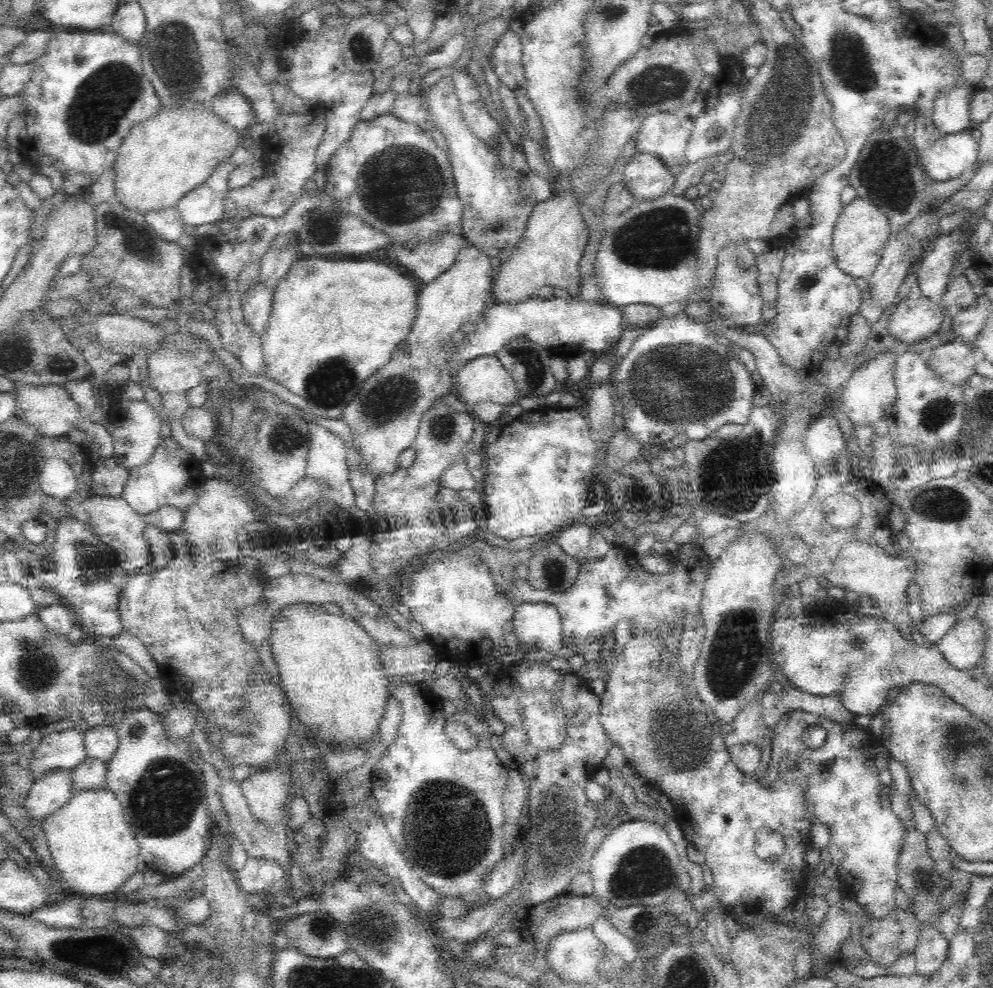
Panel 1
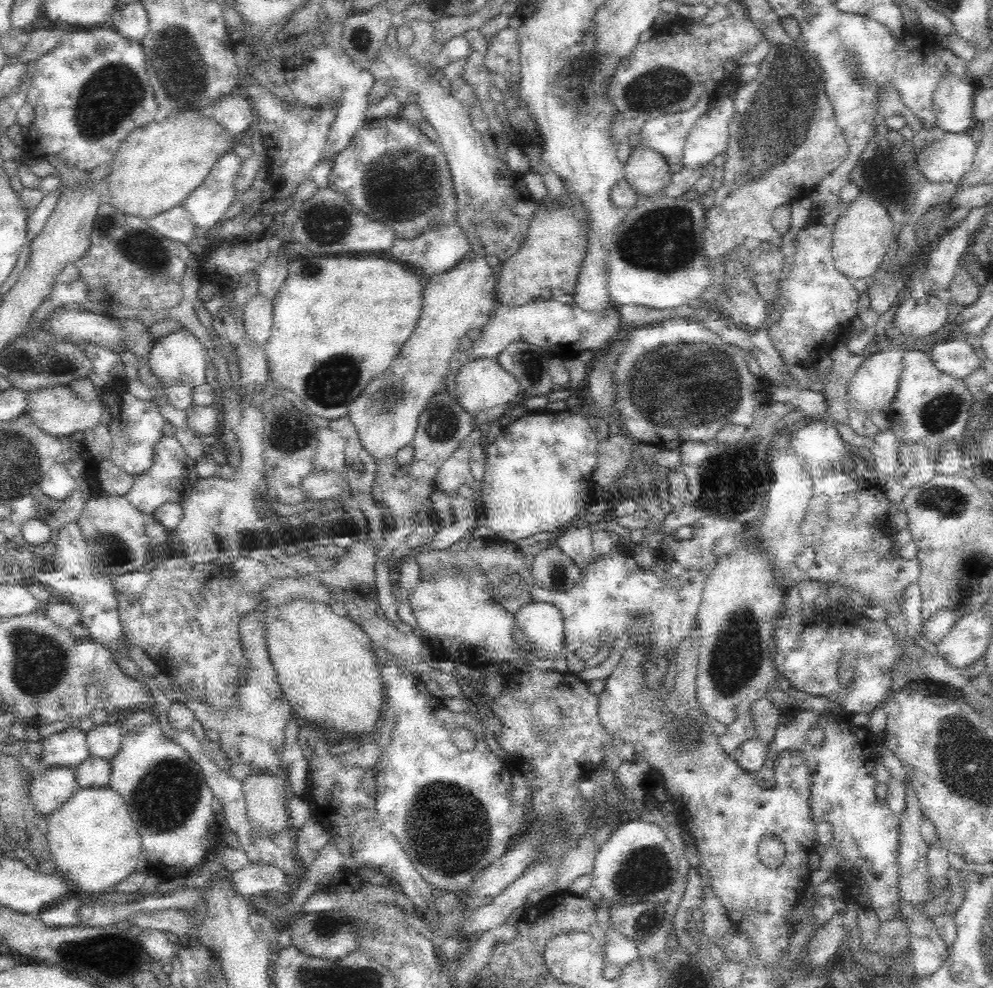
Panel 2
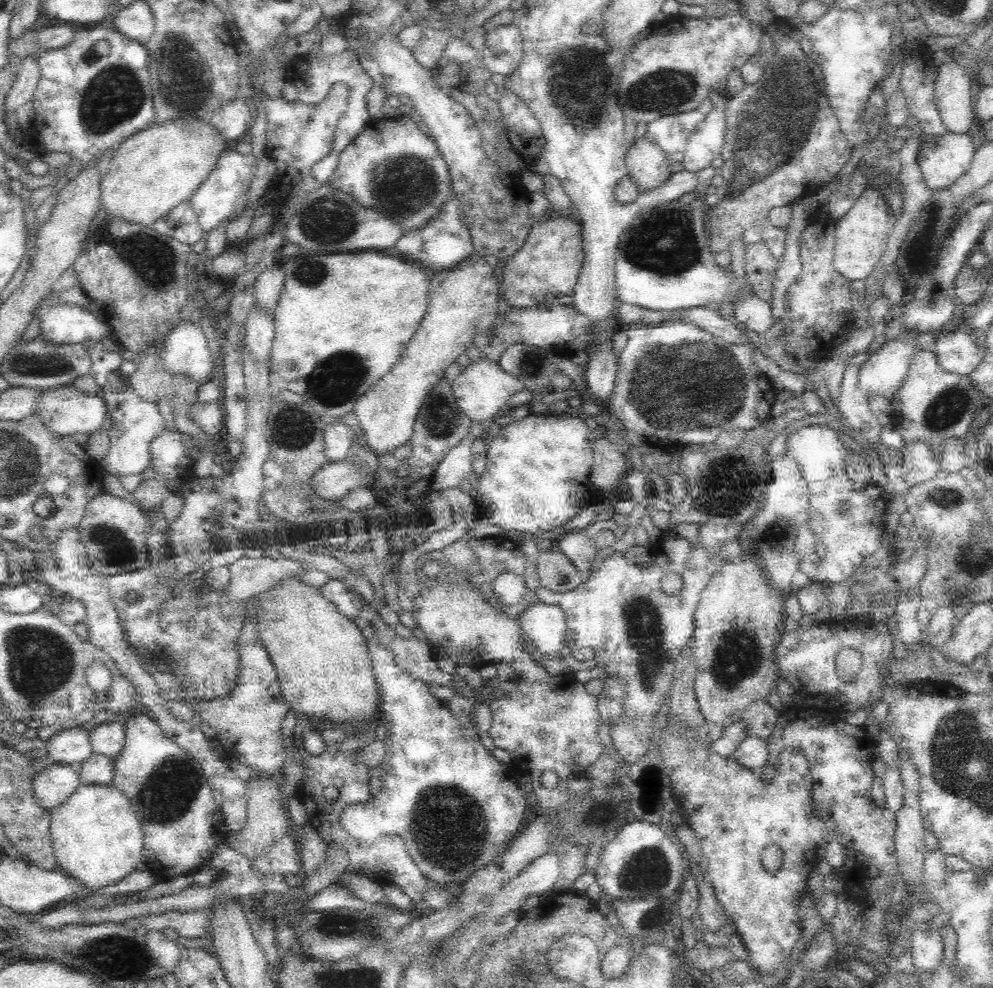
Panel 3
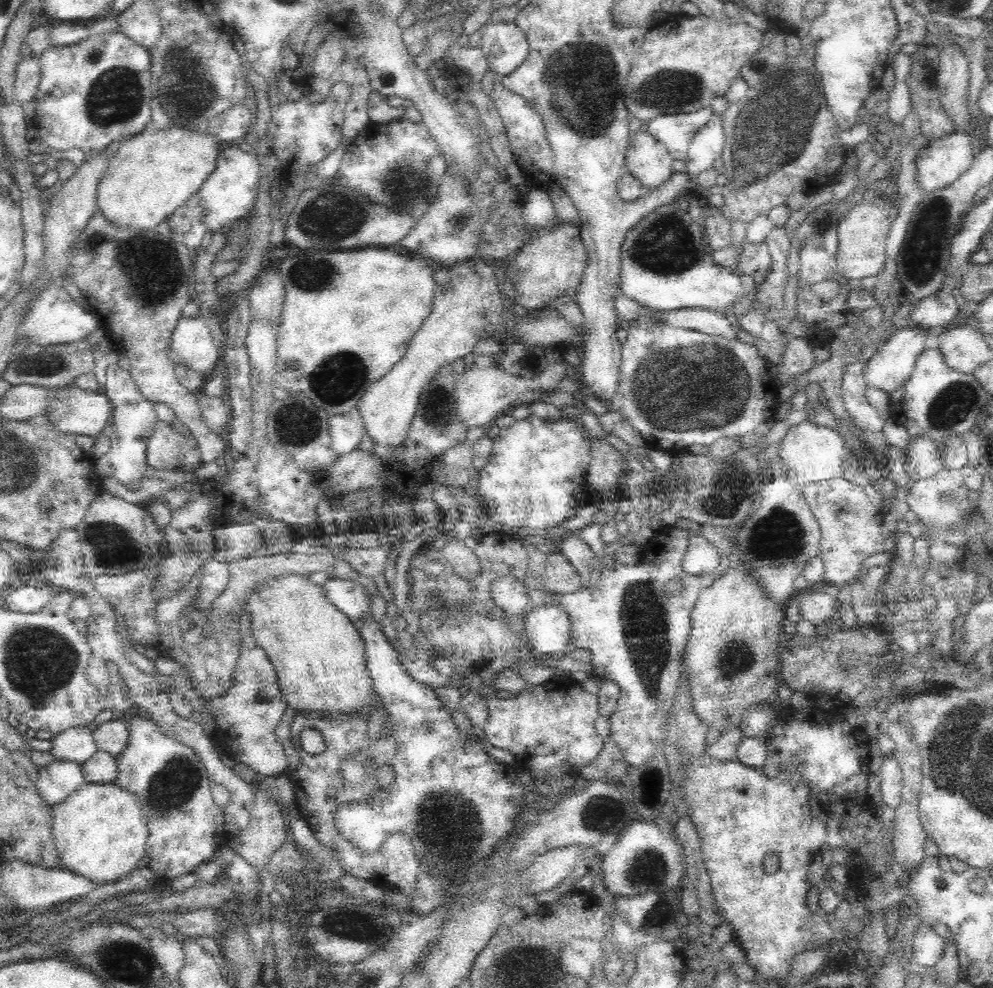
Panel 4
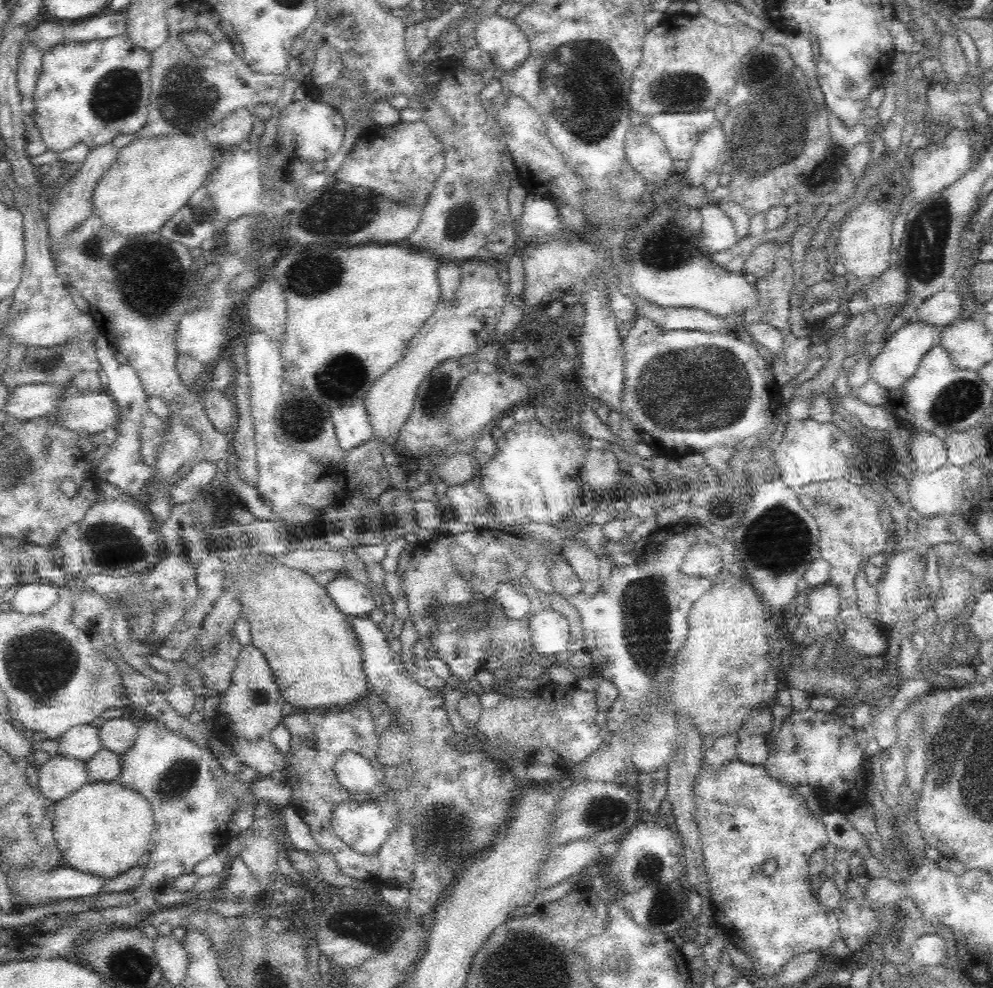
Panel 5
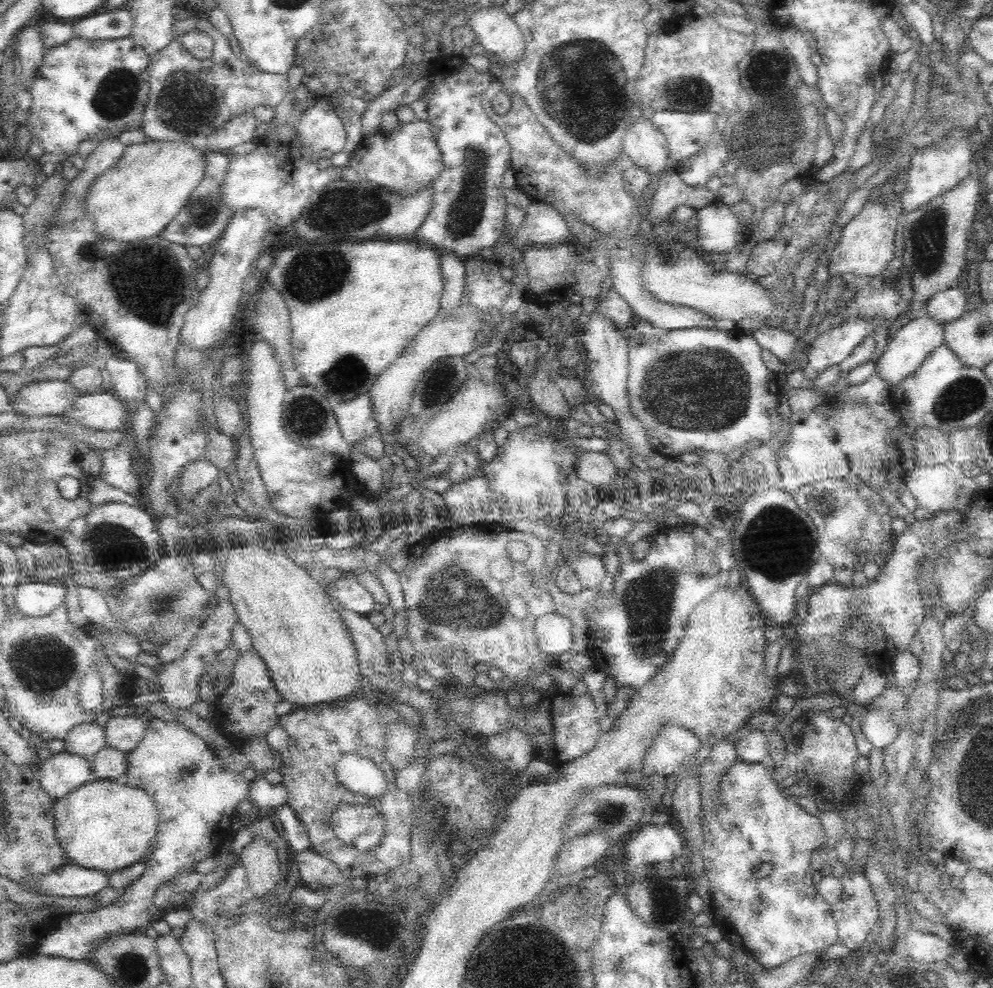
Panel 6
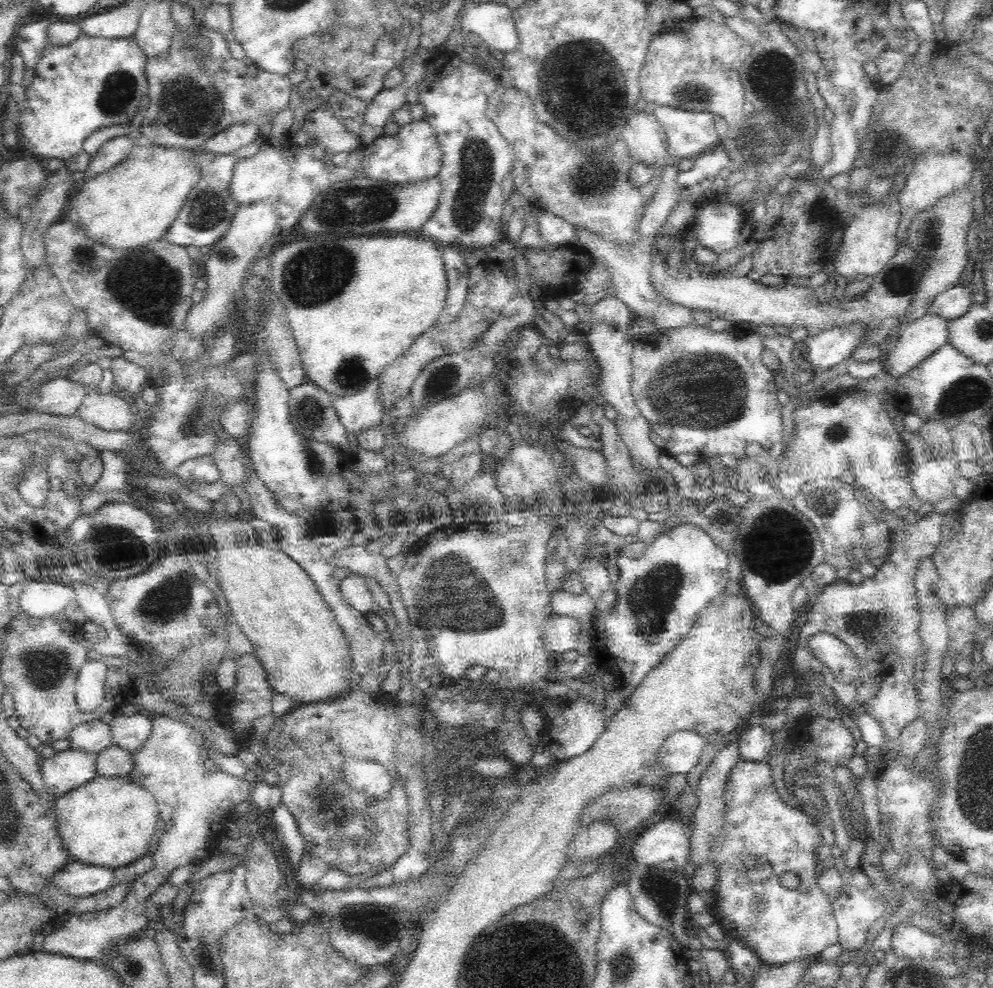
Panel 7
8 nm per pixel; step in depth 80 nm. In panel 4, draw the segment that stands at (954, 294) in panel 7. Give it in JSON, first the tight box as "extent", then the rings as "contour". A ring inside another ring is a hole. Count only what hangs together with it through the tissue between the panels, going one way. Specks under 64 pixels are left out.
{"extent":[910,291,959,329],"contour":[[[949,291],[920,299],[910,310],[910,317],[921,329],[948,327],[956,318],[956,314],[959,314],[958,304]]]}

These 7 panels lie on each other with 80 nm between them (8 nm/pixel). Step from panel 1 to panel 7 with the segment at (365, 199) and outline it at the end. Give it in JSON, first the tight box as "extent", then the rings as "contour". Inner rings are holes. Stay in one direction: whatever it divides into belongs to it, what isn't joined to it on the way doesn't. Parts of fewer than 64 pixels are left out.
{"extent":[354,119,442,185],"contour":[[[414,119],[400,126],[394,136],[382,135],[370,144],[363,144],[363,161],[358,165],[354,176],[360,178],[386,180],[388,183],[407,185],[421,180],[433,179],[442,166],[442,145],[434,129],[425,119]]]}

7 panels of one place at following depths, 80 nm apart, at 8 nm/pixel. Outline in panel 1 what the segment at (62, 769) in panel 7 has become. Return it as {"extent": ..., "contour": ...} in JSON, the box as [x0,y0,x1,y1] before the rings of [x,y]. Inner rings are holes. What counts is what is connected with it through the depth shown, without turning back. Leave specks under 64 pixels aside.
{"extent":[23,771,74,821],"contour":[[[50,771],[37,777],[23,806],[30,818],[43,821],[62,808],[74,793],[68,772]]]}

